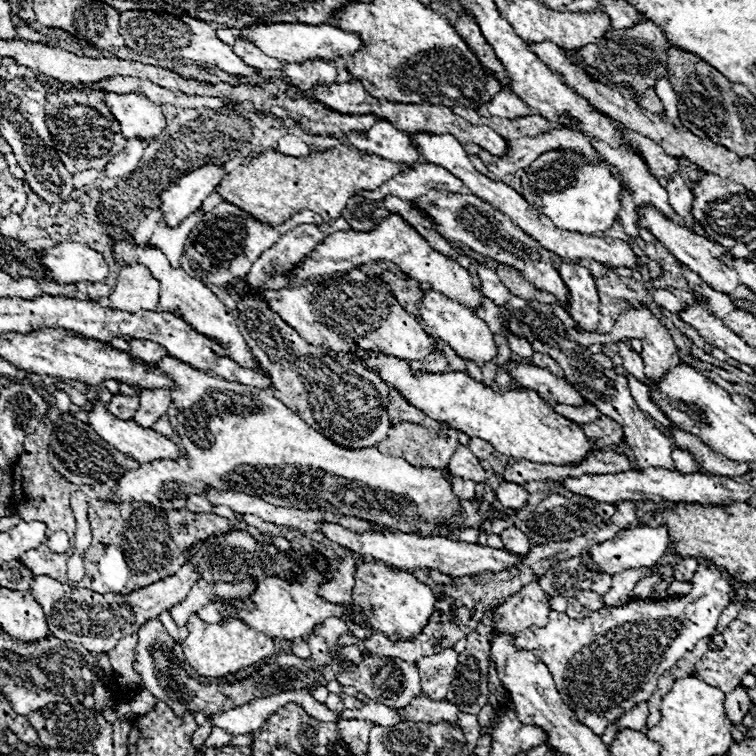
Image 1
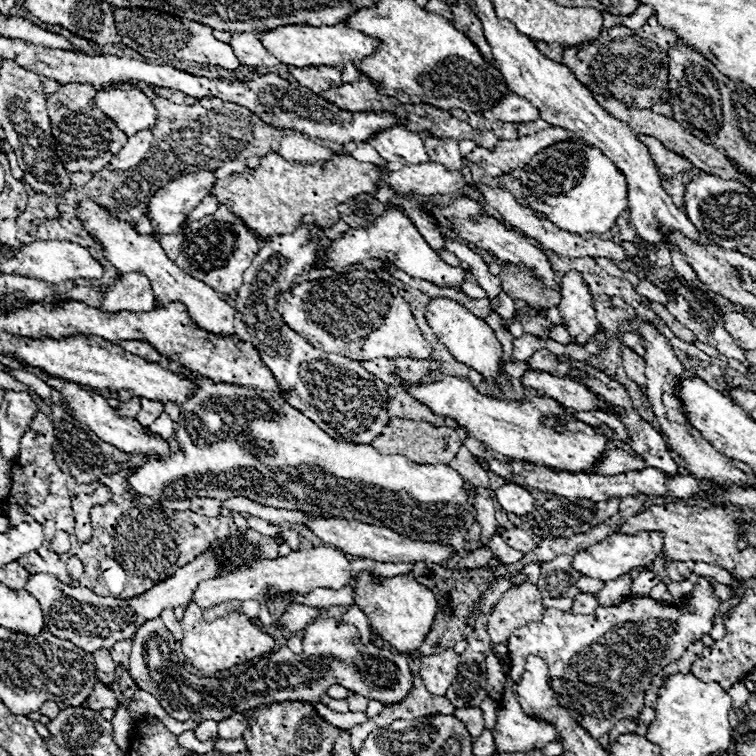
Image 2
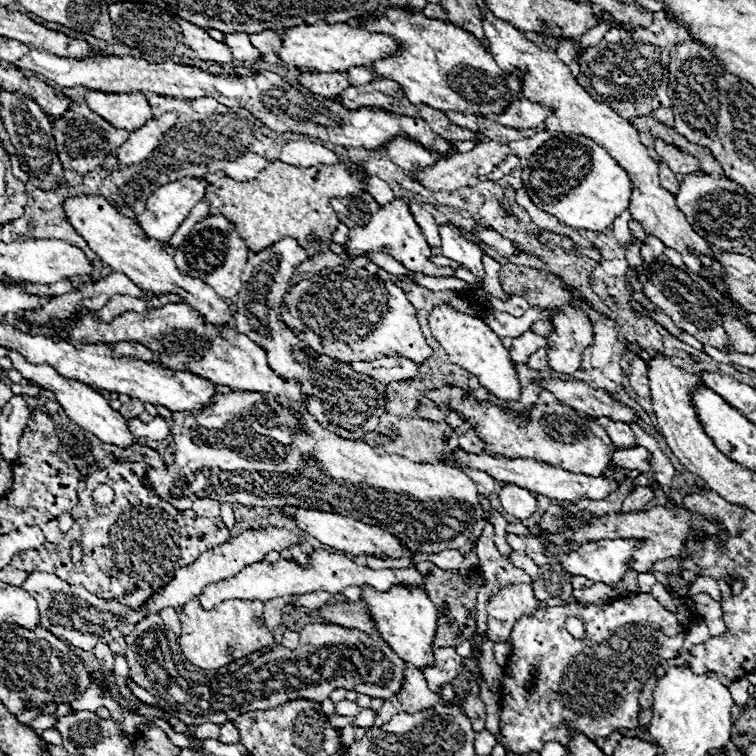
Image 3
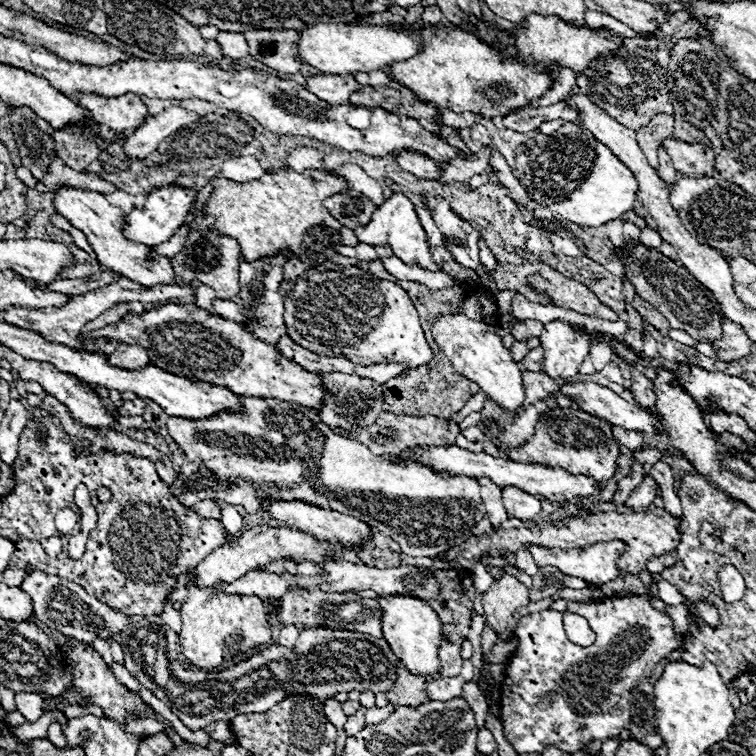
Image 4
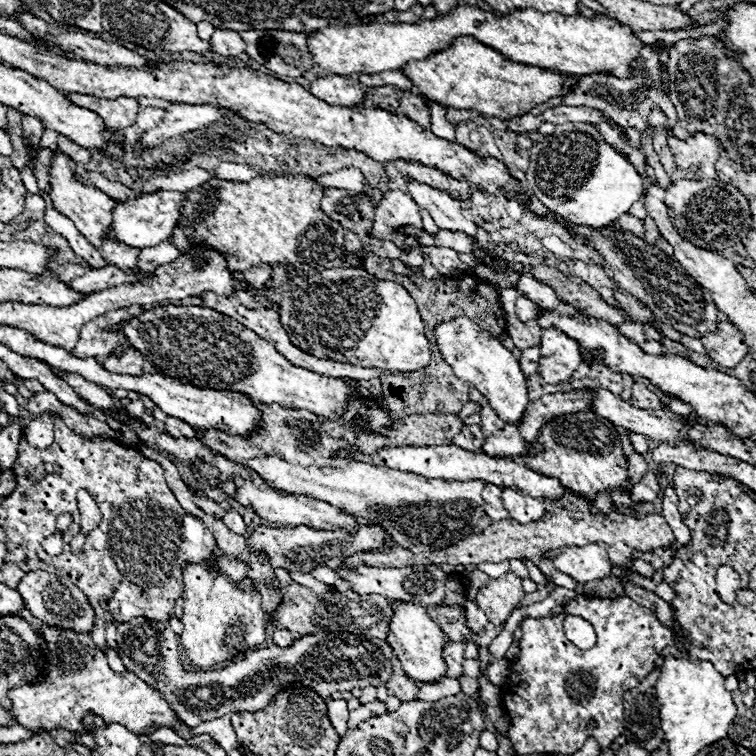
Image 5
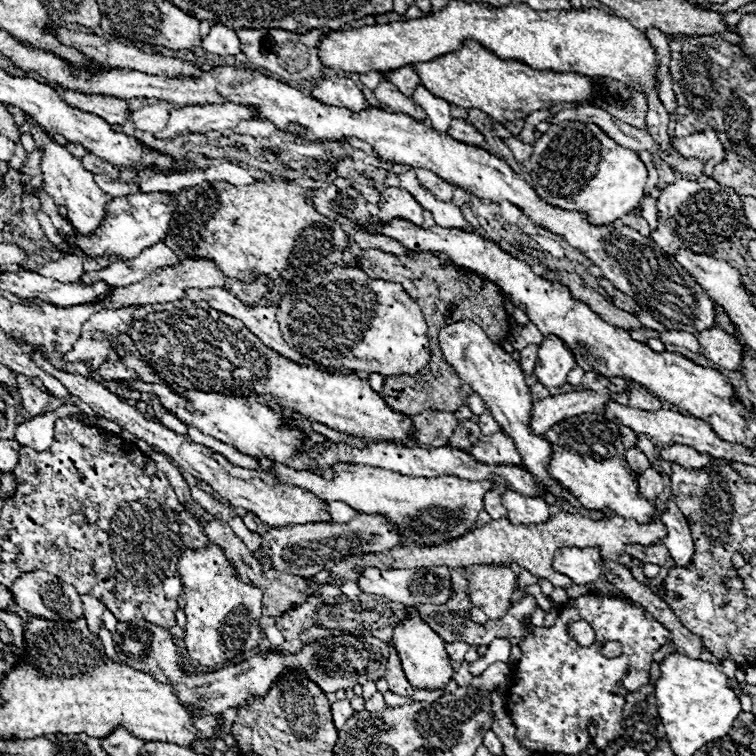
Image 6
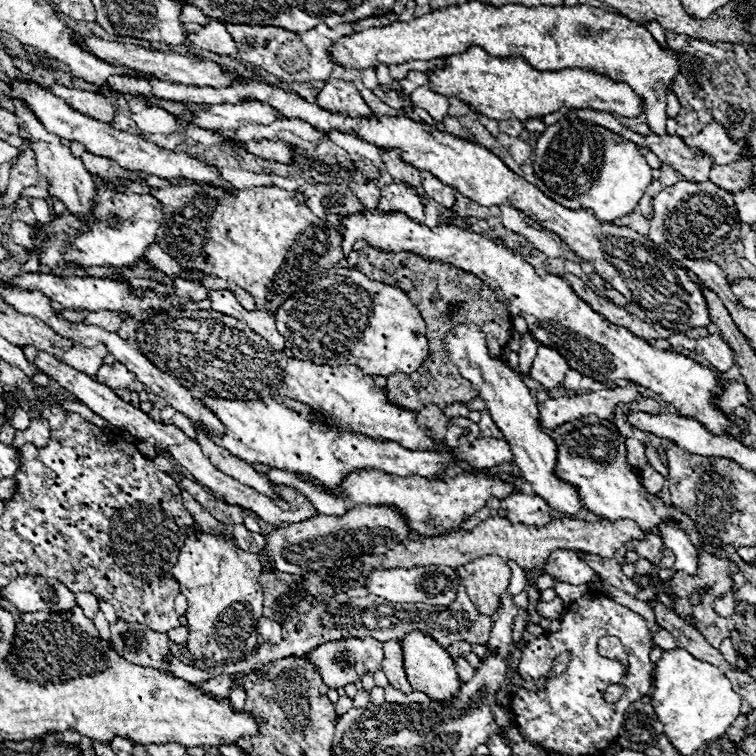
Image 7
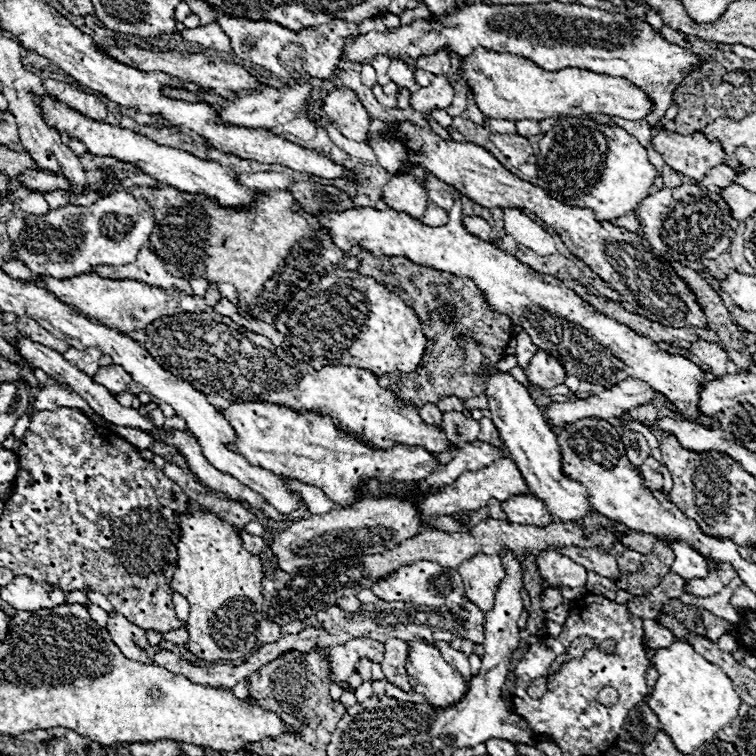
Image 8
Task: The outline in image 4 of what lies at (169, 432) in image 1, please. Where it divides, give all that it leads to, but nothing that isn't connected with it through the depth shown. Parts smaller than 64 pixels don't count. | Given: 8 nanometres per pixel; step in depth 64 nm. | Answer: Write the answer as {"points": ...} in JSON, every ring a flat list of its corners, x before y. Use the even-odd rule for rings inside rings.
{"points":[[116,416,118,424,124,428,136,428,136,430,148,430,152,428,152,422,146,422,142,416]]}

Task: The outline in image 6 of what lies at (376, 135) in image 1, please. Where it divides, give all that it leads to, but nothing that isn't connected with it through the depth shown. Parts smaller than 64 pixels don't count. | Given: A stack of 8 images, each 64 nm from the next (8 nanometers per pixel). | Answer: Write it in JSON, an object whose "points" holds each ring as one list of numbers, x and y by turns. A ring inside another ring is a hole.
{"points":[[416,168,414,170,420,184,424,184,438,200,452,200,452,192,454,192,454,186,450,186,448,182,444,182,440,176,436,176,434,172,430,170,424,170,424,168]]}

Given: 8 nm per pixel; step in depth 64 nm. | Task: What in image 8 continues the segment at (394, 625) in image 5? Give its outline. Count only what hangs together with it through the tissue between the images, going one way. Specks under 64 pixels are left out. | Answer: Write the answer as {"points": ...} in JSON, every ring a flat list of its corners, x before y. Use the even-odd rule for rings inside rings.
{"points":[[412,640,410,642,408,676,410,676,412,690,422,694,428,700,428,704,438,708,438,710,444,710,448,706,458,704,468,692,468,680,458,670,454,670,432,644,428,644,424,640]]}

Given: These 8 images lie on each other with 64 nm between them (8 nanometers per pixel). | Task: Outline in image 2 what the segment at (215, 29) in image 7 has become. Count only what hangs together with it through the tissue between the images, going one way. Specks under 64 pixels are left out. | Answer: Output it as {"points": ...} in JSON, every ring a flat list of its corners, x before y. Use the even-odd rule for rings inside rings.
{"points":[[250,32,232,34,228,44,232,44,236,58,246,66,276,66,278,64,278,60,272,58,272,54,268,54,268,50]]}

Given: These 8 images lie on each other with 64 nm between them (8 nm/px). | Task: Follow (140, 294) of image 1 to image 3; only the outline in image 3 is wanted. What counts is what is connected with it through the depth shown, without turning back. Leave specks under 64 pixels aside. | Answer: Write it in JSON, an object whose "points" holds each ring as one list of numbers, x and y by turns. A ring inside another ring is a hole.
{"points":[[114,296,114,300,110,300,100,312,98,312,98,318,102,322,108,322,124,312,146,312,148,310,148,300,138,300,138,298,132,298,132,296]]}

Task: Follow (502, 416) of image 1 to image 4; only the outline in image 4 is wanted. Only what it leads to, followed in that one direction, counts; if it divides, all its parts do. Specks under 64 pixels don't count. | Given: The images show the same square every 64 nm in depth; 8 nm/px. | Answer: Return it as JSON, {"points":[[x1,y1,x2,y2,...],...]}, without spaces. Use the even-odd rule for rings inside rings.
{"points":[[554,410,548,412,540,418,536,424,536,432,530,438,528,444,506,450,504,446,500,452,504,452,508,458,516,462,526,462,526,464,544,464,550,468,564,468,566,472,572,472,574,476,588,476,598,482,610,480,618,472,618,440,612,436,612,424,606,422,604,418,592,416,584,410]]}

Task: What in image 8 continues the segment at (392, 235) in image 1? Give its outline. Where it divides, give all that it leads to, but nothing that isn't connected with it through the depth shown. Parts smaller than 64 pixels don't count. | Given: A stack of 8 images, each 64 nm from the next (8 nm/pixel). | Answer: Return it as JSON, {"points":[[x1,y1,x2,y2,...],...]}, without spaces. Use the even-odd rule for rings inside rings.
{"points":[[408,162,410,168,404,172,392,174,386,186,382,188,382,196,386,204,398,212,406,212,408,216,422,220,424,210,428,206,428,192,426,192,426,170,418,164]]}

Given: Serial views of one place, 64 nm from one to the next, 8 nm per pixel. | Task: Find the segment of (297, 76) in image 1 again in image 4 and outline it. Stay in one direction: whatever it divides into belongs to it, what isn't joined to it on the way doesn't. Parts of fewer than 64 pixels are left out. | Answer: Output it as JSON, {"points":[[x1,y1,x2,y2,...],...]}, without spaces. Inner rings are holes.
{"points":[[318,74,308,78,306,88,328,104,348,104,352,92,360,90,360,84,354,80,352,74]]}

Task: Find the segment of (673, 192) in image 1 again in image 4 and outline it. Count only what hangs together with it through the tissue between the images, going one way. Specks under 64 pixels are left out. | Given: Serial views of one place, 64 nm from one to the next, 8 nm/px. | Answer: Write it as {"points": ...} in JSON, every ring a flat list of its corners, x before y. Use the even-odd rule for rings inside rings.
{"points":[[658,144,658,158,660,158,658,176,660,176,660,178,666,182,666,184,674,186,674,184,676,184,676,168,674,168,674,164,672,164,670,156,666,154,666,150,662,148,662,144]]}

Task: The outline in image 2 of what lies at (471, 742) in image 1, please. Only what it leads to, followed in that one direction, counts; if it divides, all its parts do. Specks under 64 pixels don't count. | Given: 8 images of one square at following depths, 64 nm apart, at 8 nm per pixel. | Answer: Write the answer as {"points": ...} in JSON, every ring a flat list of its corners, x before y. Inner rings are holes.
{"points":[[468,706,468,708,460,708,456,710,456,716,466,724,466,728,470,728,470,736,472,740,476,740,476,736,482,734,484,730,484,718,482,718,482,710,478,706]]}

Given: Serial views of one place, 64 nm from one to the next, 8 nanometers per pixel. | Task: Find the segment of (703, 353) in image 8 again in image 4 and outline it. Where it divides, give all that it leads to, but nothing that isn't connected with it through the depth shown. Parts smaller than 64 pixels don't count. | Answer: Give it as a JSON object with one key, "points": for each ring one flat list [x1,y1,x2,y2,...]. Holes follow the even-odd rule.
{"points":[[722,318,722,338,714,340,710,346,718,354,720,362,734,362,750,354,752,342,738,324,732,324,732,320]]}

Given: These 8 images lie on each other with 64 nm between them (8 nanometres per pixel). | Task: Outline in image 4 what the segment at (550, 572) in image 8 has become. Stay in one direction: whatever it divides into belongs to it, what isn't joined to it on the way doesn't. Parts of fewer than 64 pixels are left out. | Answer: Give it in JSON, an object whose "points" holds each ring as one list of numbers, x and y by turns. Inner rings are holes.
{"points":[[620,540,606,544,590,544,584,548,560,550,532,546,530,554,538,566,556,566,560,572,586,580,588,584,606,584,620,576,616,556,624,550]]}

